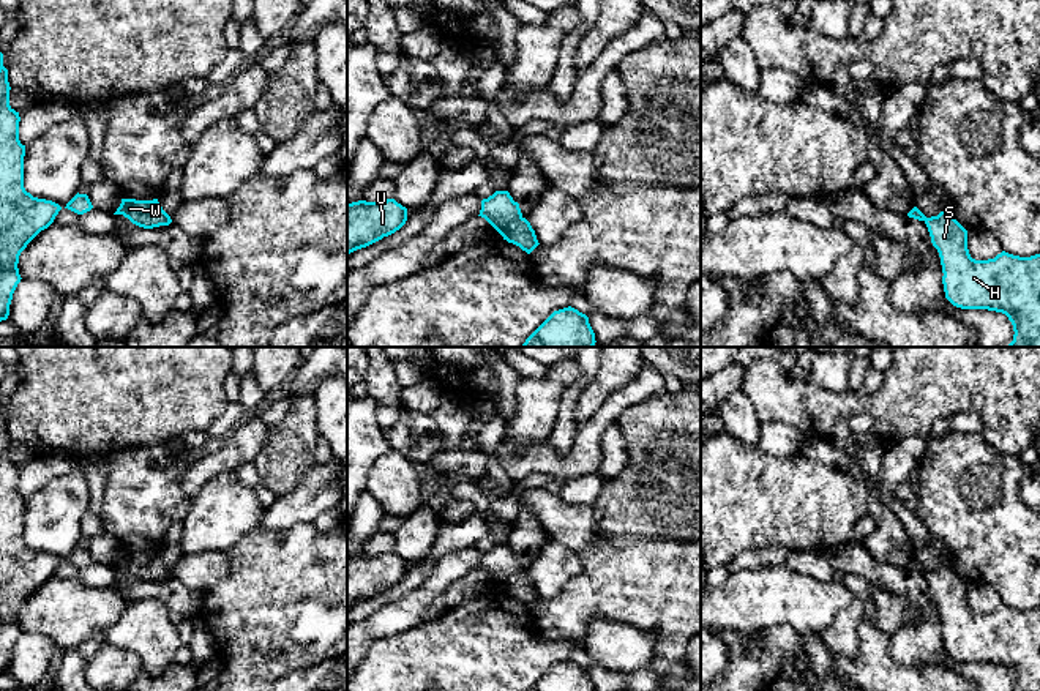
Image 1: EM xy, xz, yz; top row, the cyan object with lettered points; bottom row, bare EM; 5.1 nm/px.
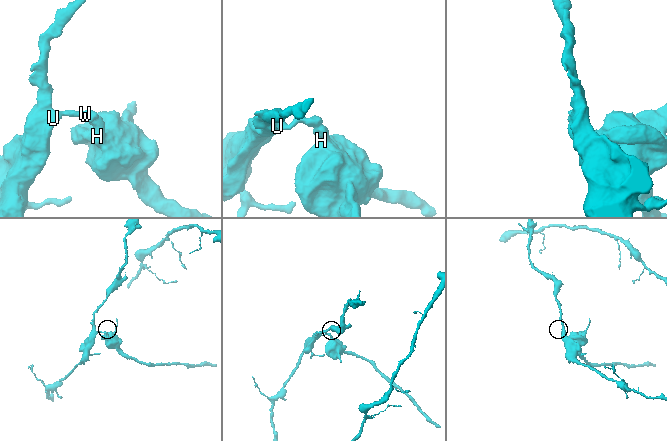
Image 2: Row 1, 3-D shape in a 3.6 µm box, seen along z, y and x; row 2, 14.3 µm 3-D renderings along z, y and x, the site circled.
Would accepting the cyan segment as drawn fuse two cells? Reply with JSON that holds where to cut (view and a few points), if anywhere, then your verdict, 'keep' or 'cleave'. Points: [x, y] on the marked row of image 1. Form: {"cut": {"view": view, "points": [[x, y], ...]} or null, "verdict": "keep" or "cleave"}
{"cut": {"view": "xz", "points": [[521, 216], [508, 221], [497, 231]]}, "verdict": "cleave"}

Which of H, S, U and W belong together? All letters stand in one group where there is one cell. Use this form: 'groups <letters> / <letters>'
groups H S / U W

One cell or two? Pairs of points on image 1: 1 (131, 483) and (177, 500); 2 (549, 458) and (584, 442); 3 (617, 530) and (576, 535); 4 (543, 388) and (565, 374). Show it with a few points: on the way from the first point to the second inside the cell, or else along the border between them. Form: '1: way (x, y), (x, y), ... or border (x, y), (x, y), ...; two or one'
1: way (142, 491), (150, 499), (166, 500); one
2: way (559, 461), (567, 461), (576, 451); one
3: border (592, 505), (600, 538), (586, 545), (578, 552); two
4: way (548, 388), (561, 377); one

